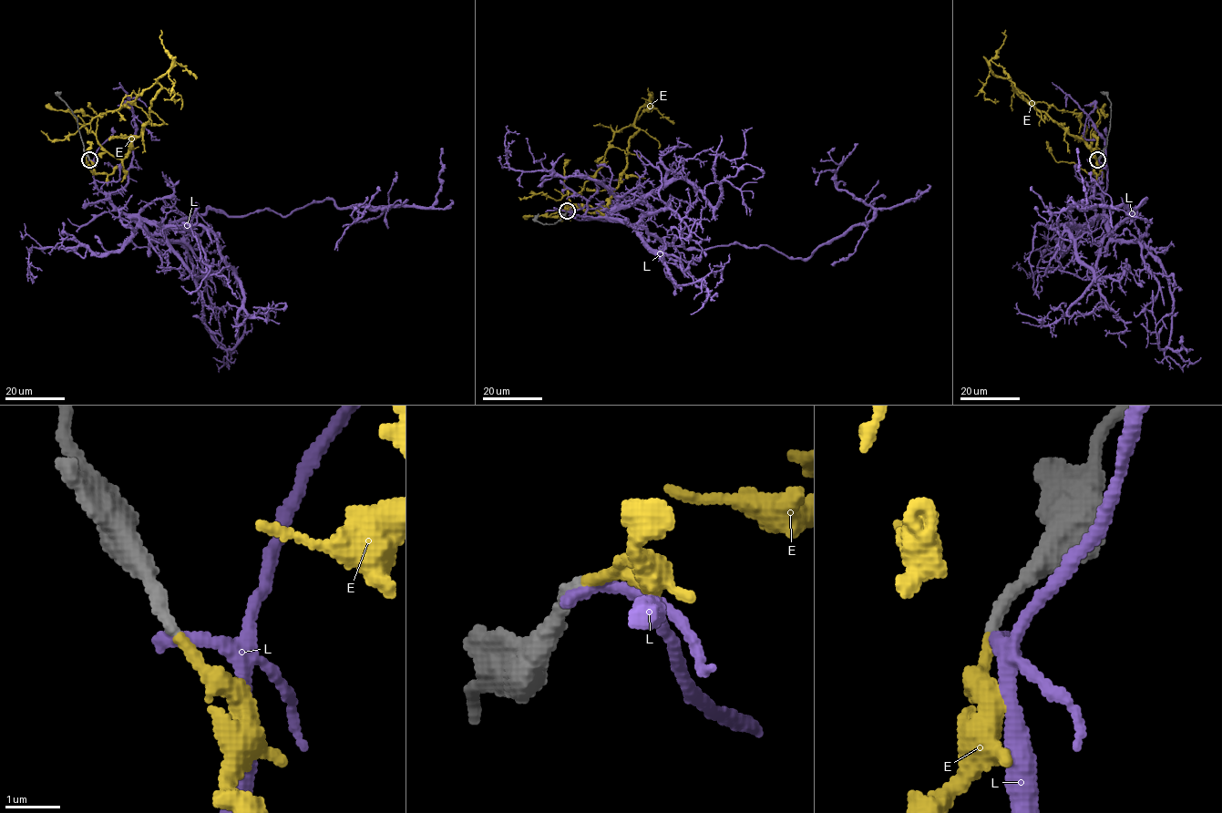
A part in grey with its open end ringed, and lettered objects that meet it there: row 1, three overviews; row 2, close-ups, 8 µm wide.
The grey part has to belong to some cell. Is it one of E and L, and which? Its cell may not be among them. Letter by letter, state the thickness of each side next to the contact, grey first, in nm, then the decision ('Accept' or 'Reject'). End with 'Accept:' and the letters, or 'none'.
E: Thickness 240 nm (grey) against 190 nm. Accept
L: Thickness 240 nm (grey) against 260 nm. Reject
Accept: E

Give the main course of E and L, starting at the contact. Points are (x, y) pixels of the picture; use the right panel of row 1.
E: (1097, 159), (1097, 174), (1086, 143), (1011, 85), (1030, 102), (1078, 115), (1086, 127), (1080, 140), (1084, 130)
L: (1097, 159), (1104, 225), (1112, 234), (1145, 199), (1136, 207), (1052, 212), (1031, 186)

